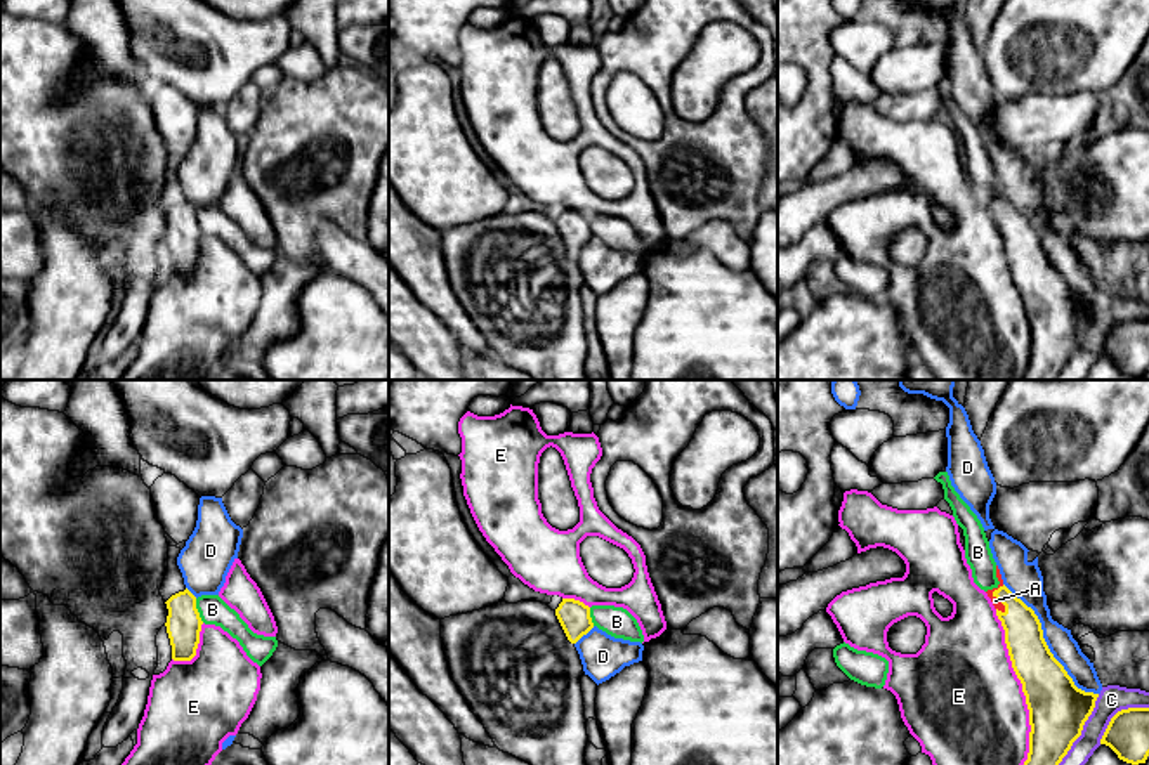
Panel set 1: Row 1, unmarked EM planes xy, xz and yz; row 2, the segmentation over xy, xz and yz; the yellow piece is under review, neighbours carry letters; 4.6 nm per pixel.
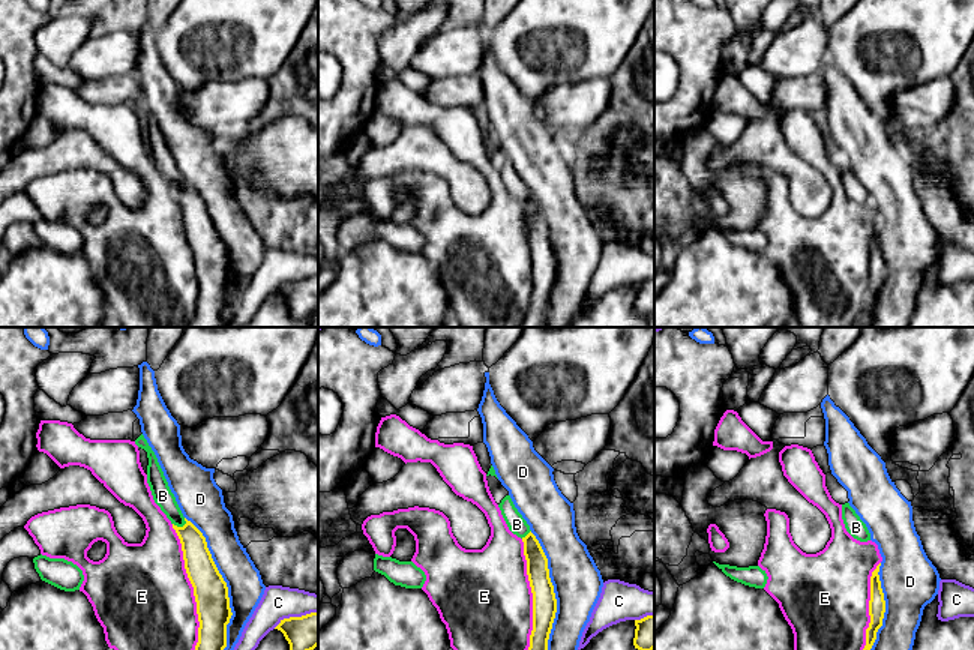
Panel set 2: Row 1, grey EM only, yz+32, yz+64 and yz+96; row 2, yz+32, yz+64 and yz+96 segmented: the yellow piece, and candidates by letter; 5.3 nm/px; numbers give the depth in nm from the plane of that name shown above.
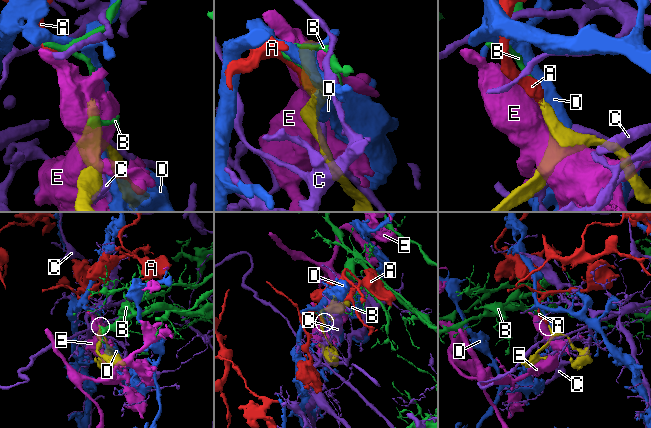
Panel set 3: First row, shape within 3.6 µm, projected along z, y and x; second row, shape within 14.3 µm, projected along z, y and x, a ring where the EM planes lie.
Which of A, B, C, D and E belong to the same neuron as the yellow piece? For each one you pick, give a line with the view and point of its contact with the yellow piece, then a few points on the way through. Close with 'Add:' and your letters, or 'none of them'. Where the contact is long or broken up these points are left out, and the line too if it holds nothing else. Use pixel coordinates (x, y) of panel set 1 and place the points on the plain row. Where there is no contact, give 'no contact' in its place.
A: yz (995, 207) | across yz (1024, 252), (1021, 235), (995, 207), (995, 212)
Add: A

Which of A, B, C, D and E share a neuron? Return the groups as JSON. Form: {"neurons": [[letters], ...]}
{"neurons": [["A"], ["B"], ["C"], ["D"], ["E"]]}

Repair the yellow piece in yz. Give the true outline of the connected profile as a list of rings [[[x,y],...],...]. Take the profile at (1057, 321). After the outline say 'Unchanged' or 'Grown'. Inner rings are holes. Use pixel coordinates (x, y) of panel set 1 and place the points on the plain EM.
[[[998,177],[996,189],[1000,196],[986,205],[1005,241],[1005,255],[1012,279],[1022,295],[1029,321],[1029,364],[1022,380],[1057,380],[1073,354],[1081,347],[1083,337],[1092,326],[1099,305],[1085,304],[1074,297],[1064,278],[1050,264],[1038,227],[1003,196]]]. Grown

